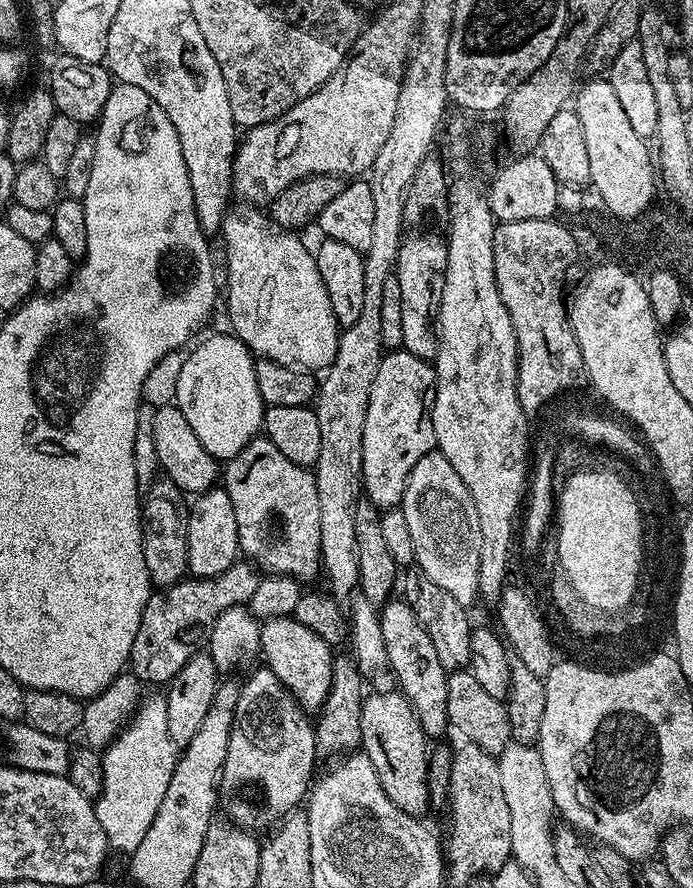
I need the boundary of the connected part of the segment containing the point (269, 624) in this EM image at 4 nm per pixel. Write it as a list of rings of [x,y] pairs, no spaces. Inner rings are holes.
[[[275,616],[260,624],[260,652],[264,656],[263,663],[274,674],[278,674],[278,682],[284,684],[285,690],[296,699],[303,711],[309,714],[319,713],[320,707],[326,702],[326,694],[330,692],[330,674],[332,673],[333,645],[322,642],[318,634],[302,626],[293,616]]]

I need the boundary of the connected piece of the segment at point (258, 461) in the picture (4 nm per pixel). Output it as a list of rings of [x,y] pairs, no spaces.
[[[261,434],[223,465],[222,486],[230,494],[230,503],[234,506],[240,551],[261,573],[294,576],[301,582],[321,575],[318,486],[312,468],[303,468],[290,462],[290,458],[286,458],[286,454],[282,454],[282,450],[274,446],[274,442],[270,442],[267,436]]]

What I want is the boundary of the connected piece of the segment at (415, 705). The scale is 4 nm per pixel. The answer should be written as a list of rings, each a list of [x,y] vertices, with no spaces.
[[[403,598],[389,599],[379,609],[382,626],[382,642],[386,642],[386,658],[393,676],[398,683],[398,691],[407,698],[418,722],[422,726],[425,737],[440,736],[449,731],[446,714],[446,682],[449,669],[438,662],[438,654],[434,650],[434,642],[430,642],[430,634],[418,622],[418,614]]]

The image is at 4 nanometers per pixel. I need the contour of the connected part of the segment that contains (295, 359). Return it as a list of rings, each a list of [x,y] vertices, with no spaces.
[[[241,203],[240,208],[236,206],[229,207],[224,215],[224,226],[222,237],[224,236],[224,252],[228,255],[228,320],[232,323],[231,331],[242,343],[250,349],[259,359],[278,362],[278,366],[290,366],[299,372],[311,372],[313,374],[323,373],[334,362],[338,342],[340,341],[341,327],[336,323],[334,310],[330,306],[330,294],[326,294],[326,286],[322,286],[322,274],[318,274],[316,258],[311,247],[307,248],[299,240],[295,231],[287,228],[279,228],[274,221],[267,215],[264,216],[259,207],[251,204]]]

